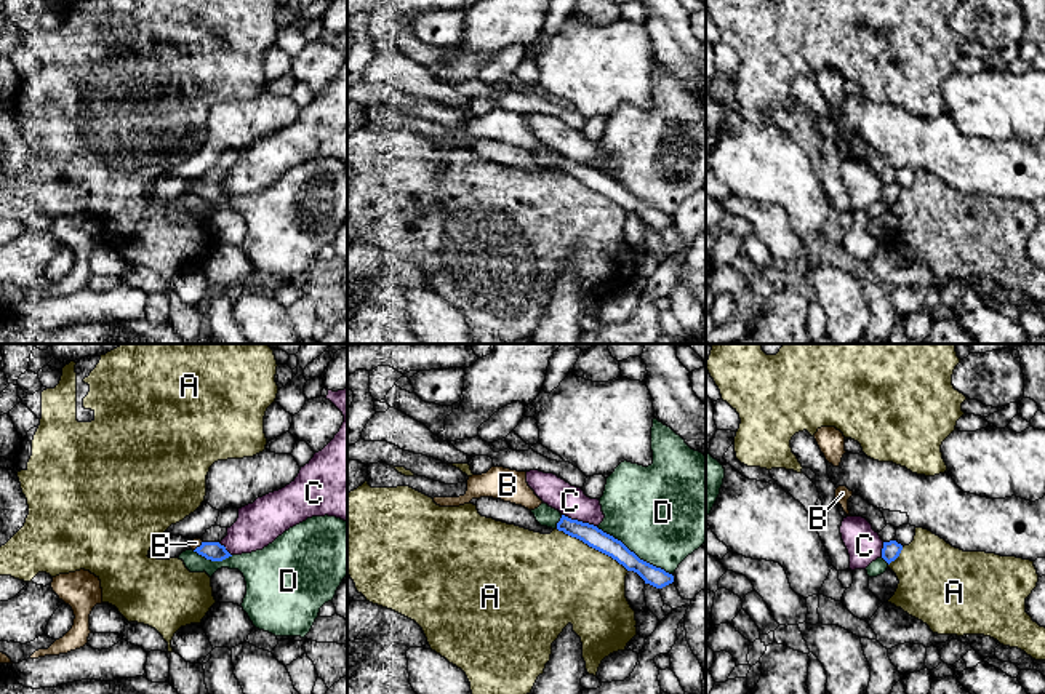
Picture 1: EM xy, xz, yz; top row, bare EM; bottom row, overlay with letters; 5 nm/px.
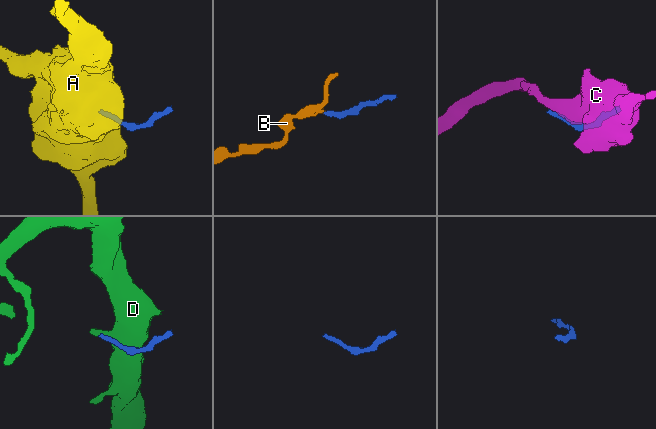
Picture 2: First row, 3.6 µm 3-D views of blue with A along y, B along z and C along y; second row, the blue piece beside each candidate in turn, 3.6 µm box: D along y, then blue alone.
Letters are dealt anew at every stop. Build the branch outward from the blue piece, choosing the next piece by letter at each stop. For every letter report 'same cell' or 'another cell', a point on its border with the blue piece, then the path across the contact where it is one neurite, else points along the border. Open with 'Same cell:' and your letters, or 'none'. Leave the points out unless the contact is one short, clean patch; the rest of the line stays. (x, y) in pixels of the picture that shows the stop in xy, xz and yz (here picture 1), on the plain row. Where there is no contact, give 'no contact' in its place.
Same cell: B
A: another cell; contact xz (592, 189); border xz (556, 170), (610, 197), (628, 213)
B: same cell; contact xy (200, 187); way xy (212, 192), (200, 187), (196, 184)
C: another cell; contact xz (580, 163)
D: another cell; contact xz (634, 195)

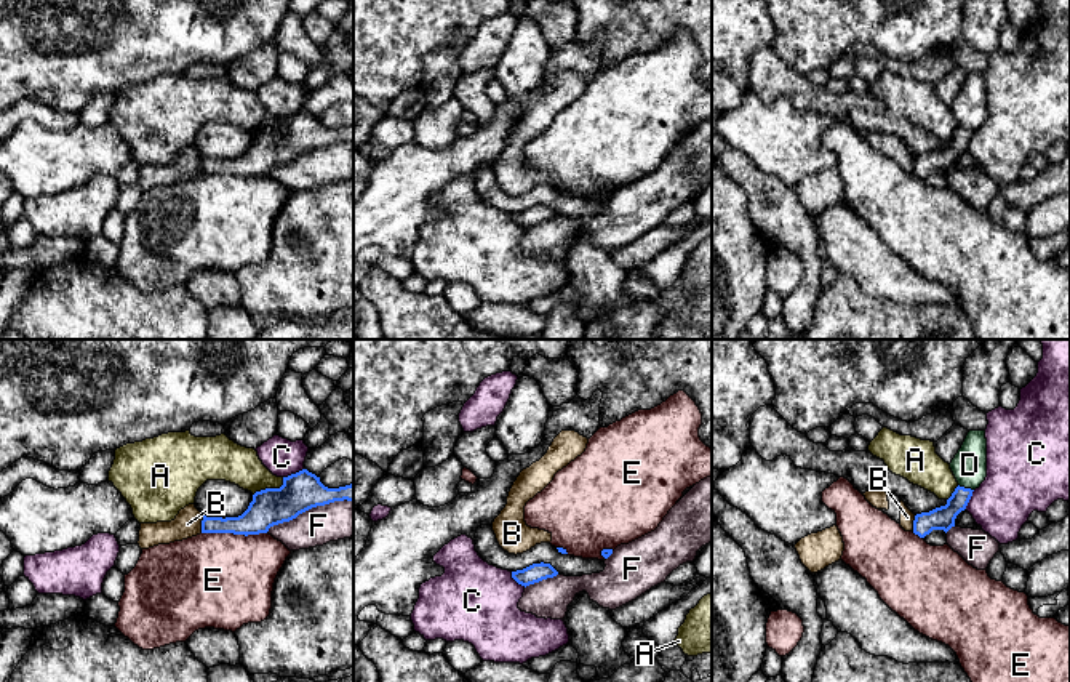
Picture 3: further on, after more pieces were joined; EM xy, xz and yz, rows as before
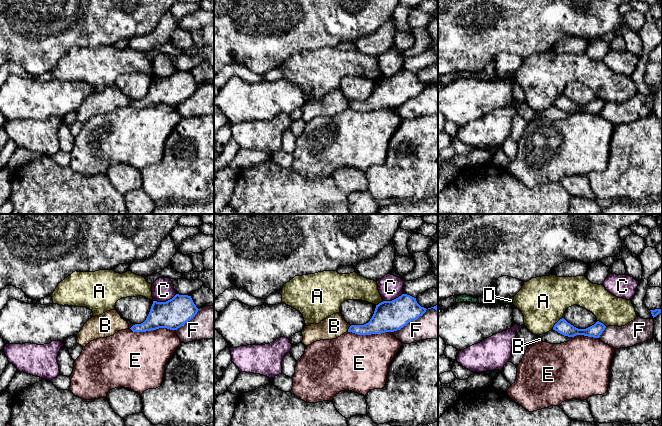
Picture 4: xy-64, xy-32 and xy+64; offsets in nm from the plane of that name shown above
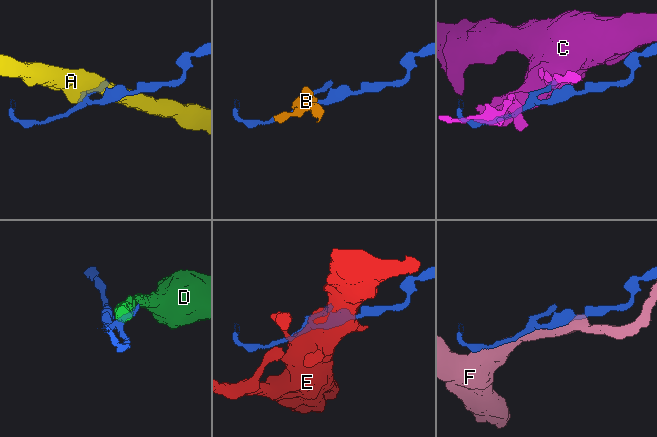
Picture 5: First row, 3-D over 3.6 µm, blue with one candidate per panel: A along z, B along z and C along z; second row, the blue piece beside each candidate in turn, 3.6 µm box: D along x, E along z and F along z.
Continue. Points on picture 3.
Same cell: none
A: another cell; contact xy (271, 130)
B: another cell; contact xy (202, 165); border xy (203, 157), (200, 173)
C: another cell; contact xy (293, 116)
D: another cell; contact yz (966, 130); border yz (958, 125), (973, 132)
E: another cell; contact xy (234, 175)
F: another cell; contact xy (309, 149)

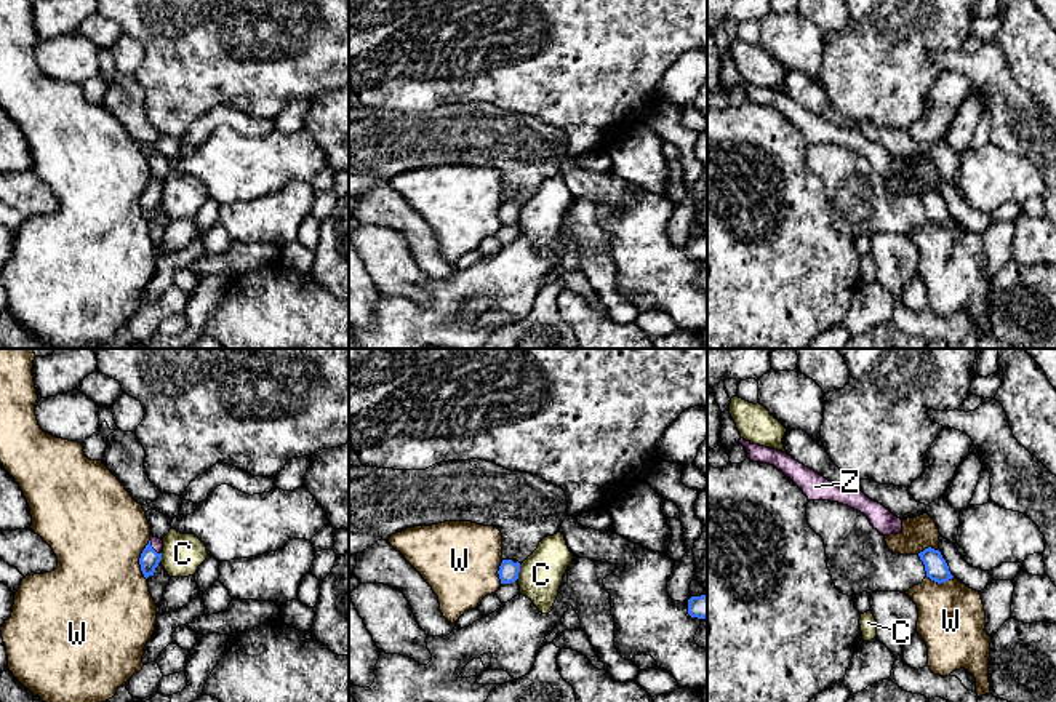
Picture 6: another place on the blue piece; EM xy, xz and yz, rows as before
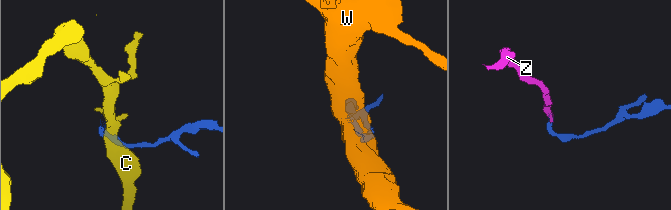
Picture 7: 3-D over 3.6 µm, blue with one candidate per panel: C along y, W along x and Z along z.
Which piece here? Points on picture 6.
Same cell: Z
C: another cell; contact xz (519, 213)
W: another cell; contact xy (140, 202); border xy (149, 181), (140, 200), (140, 211), (146, 221)
Z: same cell; contact xy (152, 191); way xy (149, 202), (152, 191), (157, 186)

